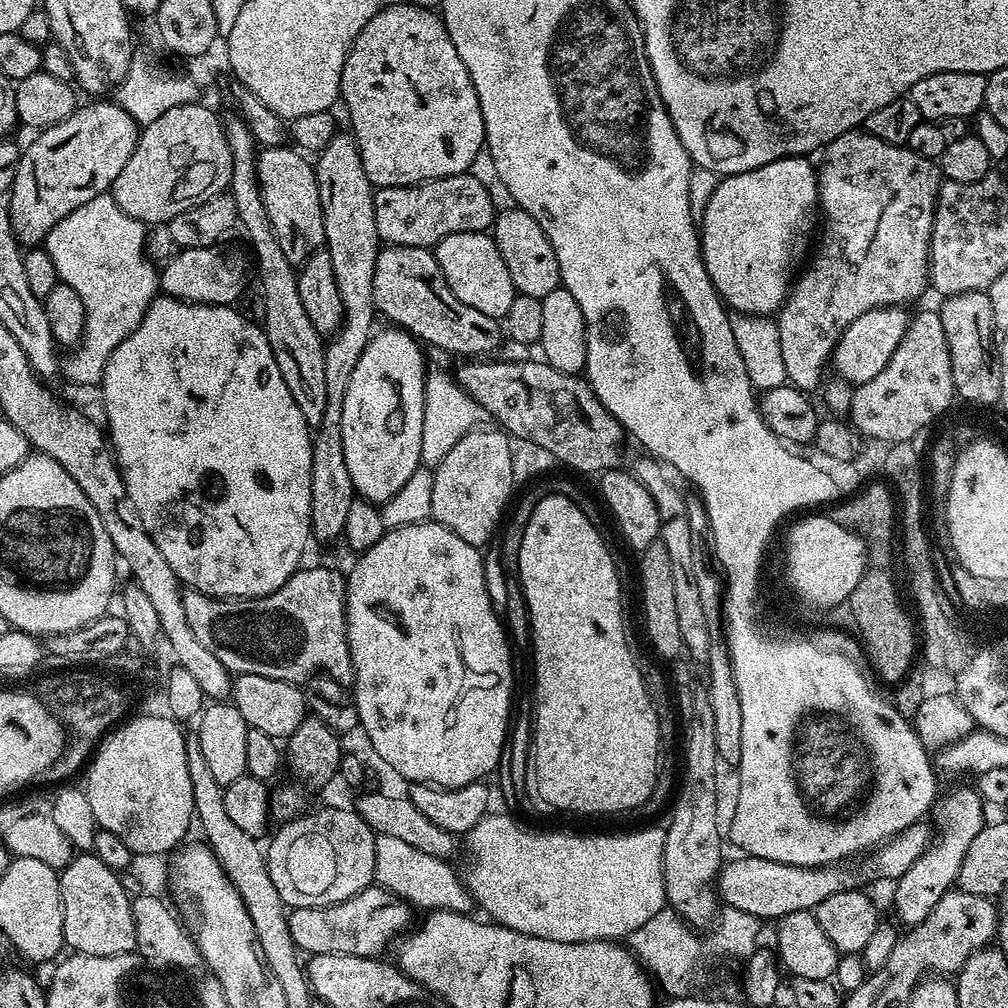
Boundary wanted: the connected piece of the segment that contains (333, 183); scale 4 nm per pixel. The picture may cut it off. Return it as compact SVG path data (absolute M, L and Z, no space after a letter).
M337 131L334 138L330 138L330 142L315 157L314 167L316 170L316 181L318 182L318 194L320 195L320 205L322 206L322 218L324 219L324 243L330 254L330 262L334 262L334 278L338 281L338 294L342 294L342 306L344 307L344 320L340 323L339 328L334 333L334 338L329 339L324 345L324 361L326 362L326 414L322 414L322 422L318 431L312 437L312 465L310 466L310 522L312 523L311 539L313 541L321 540L322 543L328 544L331 540L339 541L344 535L344 527L346 526L346 517L350 511L350 502L354 499L354 489L352 479L350 478L350 470L346 470L346 450L342 450L342 402L346 398L346 386L350 386L350 378L354 374L354 366L358 366L358 358L362 358L362 350L366 350L368 341L374 335L374 327L372 328L372 319L377 319L378 313L374 306L374 262L378 262L378 254L382 247L382 241L378 234L378 226L374 222L374 198L372 197L374 186L368 180L366 170L362 166L362 158L360 151L356 145L356 137L351 131Z

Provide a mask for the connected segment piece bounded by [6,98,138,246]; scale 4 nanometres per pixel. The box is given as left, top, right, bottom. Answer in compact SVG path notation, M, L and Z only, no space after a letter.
M104 98L99 102L88 103L92 104L86 105L85 108L84 105L77 107L76 111L70 113L62 122L43 129L37 135L40 137L20 153L18 170L14 174L12 190L6 203L12 229L21 245L39 245L46 238L48 231L62 218L66 218L66 214L78 210L78 206L90 202L90 198L105 195L111 189L114 178L122 174L122 166L130 162L130 154L134 154L138 135L136 120L130 118L130 114L126 114L126 110L122 110L122 106L111 99Z

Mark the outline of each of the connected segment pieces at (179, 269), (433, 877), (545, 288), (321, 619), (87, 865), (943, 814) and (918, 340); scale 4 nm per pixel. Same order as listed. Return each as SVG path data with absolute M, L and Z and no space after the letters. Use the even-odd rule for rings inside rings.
M221 245L179 249L159 273L161 291L176 300L194 304L233 305L241 296L250 262L238 250L224 251Z
M390 835L376 837L375 844L375 874L373 879L375 883L388 892L394 893L399 899L406 901L413 907L420 906L423 910L445 911L462 913L469 915L475 909L475 900L463 884L459 873L452 868L449 861L434 858L433 855L425 854L422 850L417 850L414 846L407 845L406 842L399 841L398 838Z
M508 206L508 209L497 211L492 221L490 235L496 241L502 254L502 262L506 262L506 270L510 270L510 278L514 282L517 293L521 296L544 300L550 290L561 287L558 258L554 258L554 246L550 246L550 238L542 234L542 226L530 218L520 208Z
M304 566L296 571L285 584L278 586L278 590L274 590L274 594L266 594L265 596L217 598L191 590L185 591L183 595L186 622L190 624L190 630L194 630L198 642L202 642L202 646L206 646L206 650L210 650L210 654L214 654L214 658L218 658L218 662L222 662L222 666L226 666L229 672L233 674L239 674L241 672L245 672L246 674L262 674L262 678L278 678L279 680L285 680L297 686L304 686L311 681L308 679L315 672L324 671L325 673L323 675L327 679L334 681L334 683L341 686L351 685L352 679L354 678L354 666L350 662L350 646L348 645L348 631L346 630L346 614L344 613L346 576L343 571L335 572L332 568L307 568L307 566Z
M76 854L65 868L59 869L60 897L62 898L62 922L64 943L72 952L82 954L126 954L136 952L136 927L132 917L132 900L124 889L121 877L110 866L106 866L95 854Z
M975 787L956 788L945 796L943 793L937 799L930 813L931 819L936 819L934 839L922 854L922 858L918 858L918 862L914 862L914 866L910 866L910 870L906 870L906 874L902 874L895 881L896 889L892 892L896 916L904 926L921 924L926 914L930 914L930 910L938 906L938 898L953 891L962 866L962 858L966 858L970 842L978 838L985 826L984 807L985 801Z
M936 310L920 312L909 319L906 334L902 342L898 342L898 350L894 350L890 362L886 362L884 369L875 378L870 378L870 382L856 388L848 416L852 428L861 437L886 440L889 445L902 443L916 438L931 420L938 419L951 406L955 396L956 387L950 366L950 350L946 346L946 330L942 330L942 318Z

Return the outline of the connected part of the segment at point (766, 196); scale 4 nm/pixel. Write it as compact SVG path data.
M787 156L766 162L766 166L758 166L754 170L717 179L710 202L706 202L703 212L699 213L700 256L704 259L706 274L721 301L733 313L771 317L784 305L788 290L794 283L794 273L809 255L813 243L812 223L818 220L818 172L810 161L808 156Z

